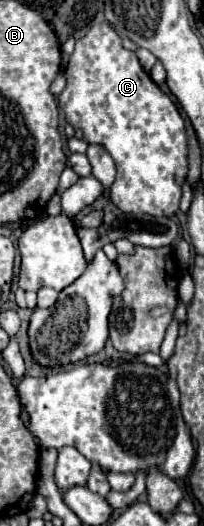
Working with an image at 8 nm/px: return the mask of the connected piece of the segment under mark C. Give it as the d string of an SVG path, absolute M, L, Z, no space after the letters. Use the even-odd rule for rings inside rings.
M109 23L93 25L81 39L77 39L65 69L65 79L67 85L59 95L59 107L65 113L65 121L71 123L73 129L81 129L87 143L105 147L115 161L117 179L109 199L123 213L173 217L179 211L181 185L187 177L187 135L175 103L143 71L137 55L123 47L121 37Z

